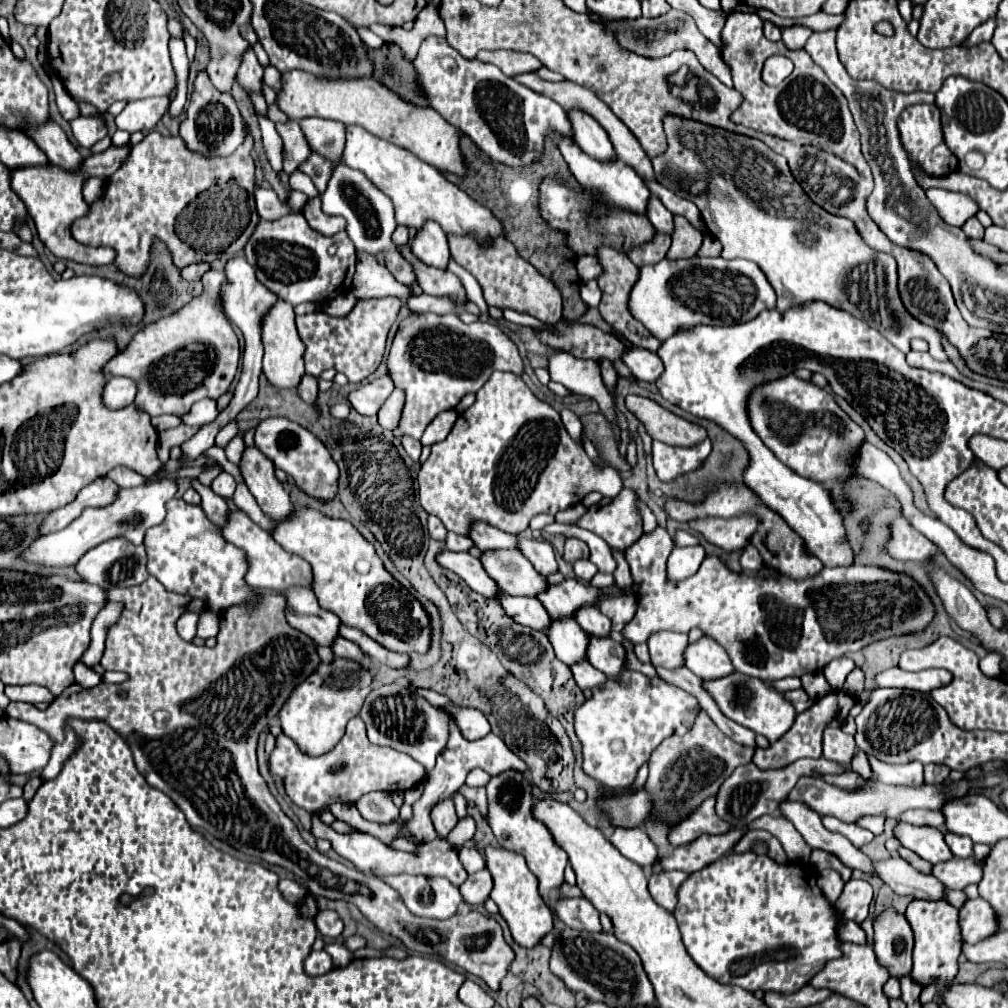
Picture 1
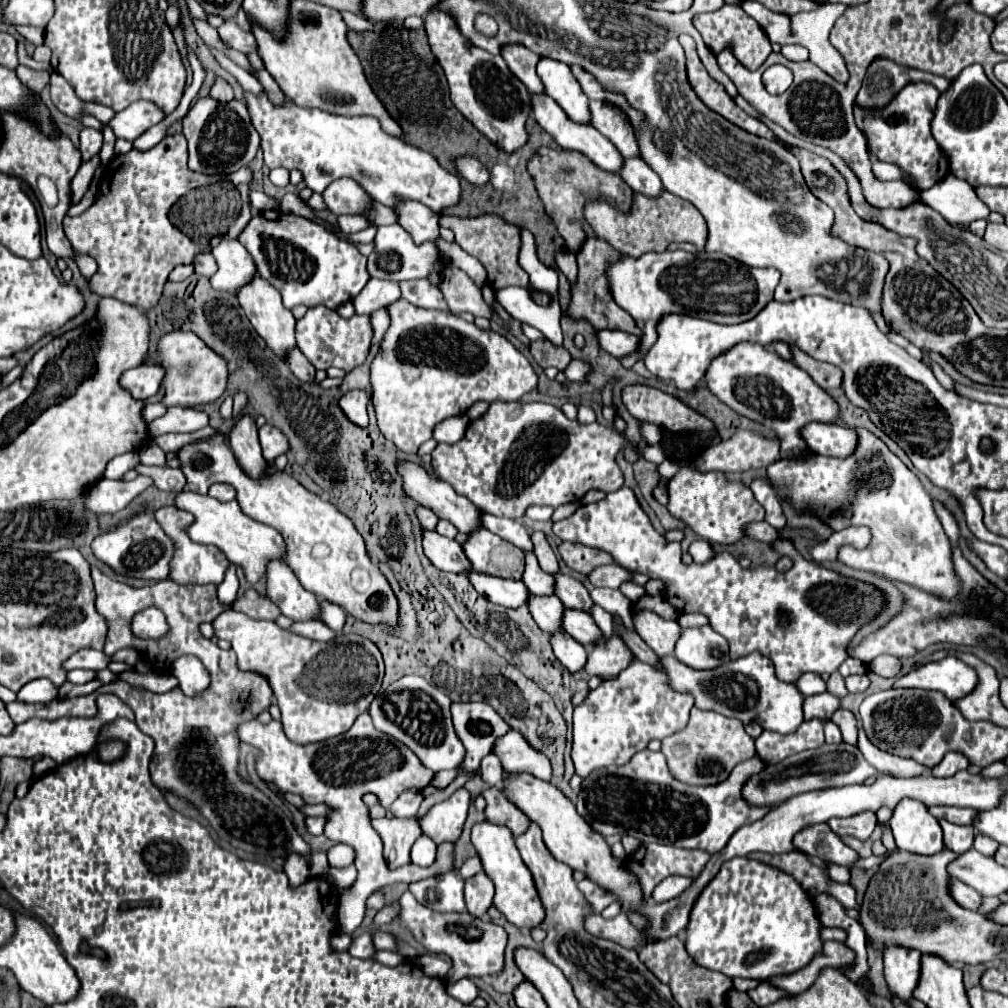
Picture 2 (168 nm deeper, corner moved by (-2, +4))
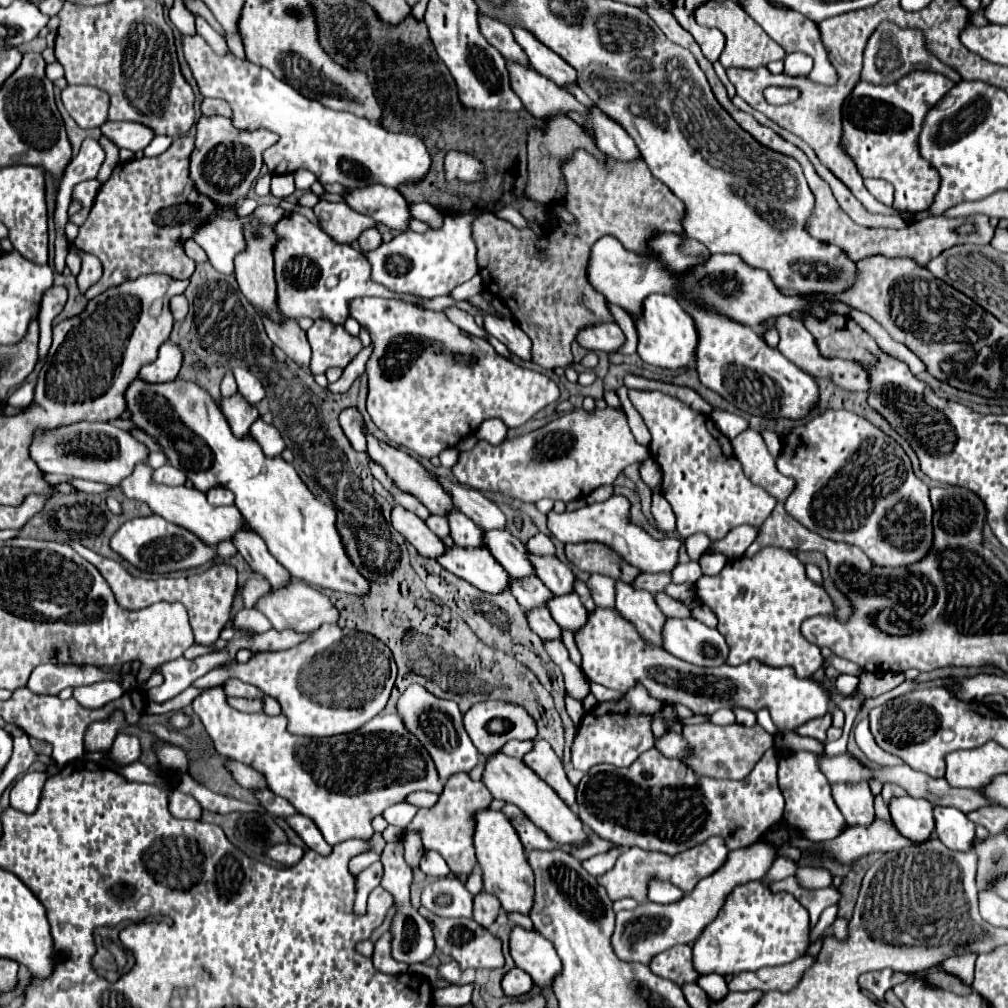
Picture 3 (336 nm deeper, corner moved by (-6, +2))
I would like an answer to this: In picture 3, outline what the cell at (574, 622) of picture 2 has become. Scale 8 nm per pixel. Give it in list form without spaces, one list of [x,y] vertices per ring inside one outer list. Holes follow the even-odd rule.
[[[566,593],[562,597],[554,595],[550,599],[550,605],[546,605],[546,607],[552,613],[552,619],[568,631],[580,629],[588,617],[588,611],[582,607],[580,597],[576,593]]]

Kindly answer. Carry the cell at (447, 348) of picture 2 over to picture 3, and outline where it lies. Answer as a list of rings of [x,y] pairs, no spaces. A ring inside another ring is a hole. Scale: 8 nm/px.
[[[364,297],[350,303],[350,317],[370,333],[374,345],[366,363],[366,409],[372,421],[394,443],[424,459],[456,447],[492,417],[516,429],[560,397],[558,385],[546,375],[504,359],[488,341],[464,333],[444,313],[398,299]]]

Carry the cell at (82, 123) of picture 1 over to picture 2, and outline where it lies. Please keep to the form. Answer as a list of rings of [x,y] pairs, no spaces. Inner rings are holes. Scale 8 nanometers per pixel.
[[[84,127],[80,131],[80,151],[82,151],[82,159],[88,161],[92,155],[96,155],[102,147],[102,133],[98,129],[90,129]]]

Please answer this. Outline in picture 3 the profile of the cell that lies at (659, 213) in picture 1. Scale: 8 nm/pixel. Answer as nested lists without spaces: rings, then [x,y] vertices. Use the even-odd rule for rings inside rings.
[[[590,107],[588,113],[590,113],[590,121],[594,121],[594,141],[602,153],[618,161],[632,161],[640,157],[638,149],[634,147],[634,141],[616,121],[604,115],[598,107]]]

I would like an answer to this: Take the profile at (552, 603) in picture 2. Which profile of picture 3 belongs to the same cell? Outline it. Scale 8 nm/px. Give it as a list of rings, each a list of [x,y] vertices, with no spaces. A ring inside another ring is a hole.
[[[536,575],[524,577],[522,581],[512,579],[510,581],[510,593],[516,597],[516,601],[524,609],[534,609],[534,607],[544,607],[546,601],[552,597],[550,589],[542,585],[542,581]]]

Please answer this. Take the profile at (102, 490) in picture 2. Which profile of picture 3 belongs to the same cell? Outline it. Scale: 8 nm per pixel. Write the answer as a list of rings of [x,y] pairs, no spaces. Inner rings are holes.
[[[162,465],[160,469],[154,471],[154,481],[164,483],[164,485],[184,485],[186,475],[182,471],[174,469],[172,465]]]

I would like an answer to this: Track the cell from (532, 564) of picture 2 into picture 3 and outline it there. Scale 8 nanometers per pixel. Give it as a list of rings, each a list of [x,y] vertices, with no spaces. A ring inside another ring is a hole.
[[[490,529],[482,535],[484,547],[490,549],[492,557],[510,573],[514,579],[522,579],[534,573],[534,567],[528,561],[526,545],[522,545],[510,531],[506,529]]]

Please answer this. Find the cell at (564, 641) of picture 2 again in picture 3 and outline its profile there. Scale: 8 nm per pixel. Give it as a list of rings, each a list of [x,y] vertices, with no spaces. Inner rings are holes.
[[[546,607],[526,611],[526,621],[540,639],[558,639],[560,637],[560,625],[554,625],[554,619],[550,617],[550,611]]]

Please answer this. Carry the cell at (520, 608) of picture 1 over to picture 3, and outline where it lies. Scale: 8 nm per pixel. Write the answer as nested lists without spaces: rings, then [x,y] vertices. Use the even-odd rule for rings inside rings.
[[[448,547],[446,553],[442,553],[442,557],[438,557],[436,561],[450,573],[476,585],[480,591],[500,593],[508,589],[508,573],[502,569],[502,565],[498,565],[498,561],[494,561],[490,551],[484,547]]]

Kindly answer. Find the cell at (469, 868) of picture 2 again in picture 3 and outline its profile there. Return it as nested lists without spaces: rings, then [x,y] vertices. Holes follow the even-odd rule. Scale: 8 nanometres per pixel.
[[[476,869],[476,871],[466,879],[466,889],[468,889],[472,895],[482,893],[482,875],[480,875],[480,869]]]

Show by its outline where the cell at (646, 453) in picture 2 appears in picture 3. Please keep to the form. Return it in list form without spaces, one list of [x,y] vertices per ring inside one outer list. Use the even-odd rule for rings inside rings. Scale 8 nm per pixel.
[[[580,407],[554,419],[538,431],[524,437],[506,439],[502,445],[478,441],[472,451],[464,451],[460,455],[460,461],[452,467],[452,473],[462,485],[500,491],[528,503],[544,497],[568,503],[590,495],[602,485],[612,485],[624,467],[640,463],[648,455],[648,447],[634,441],[624,411],[606,407],[588,413]]]

